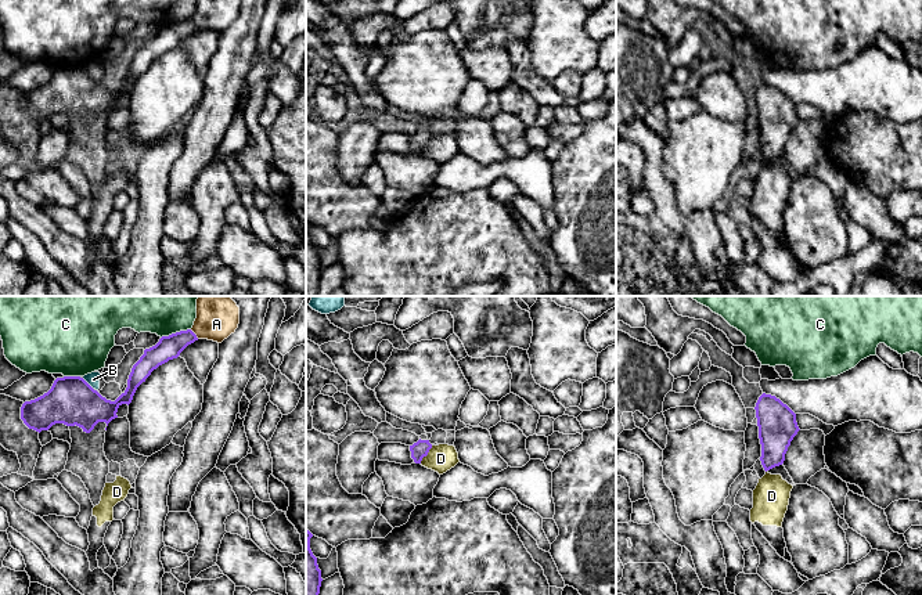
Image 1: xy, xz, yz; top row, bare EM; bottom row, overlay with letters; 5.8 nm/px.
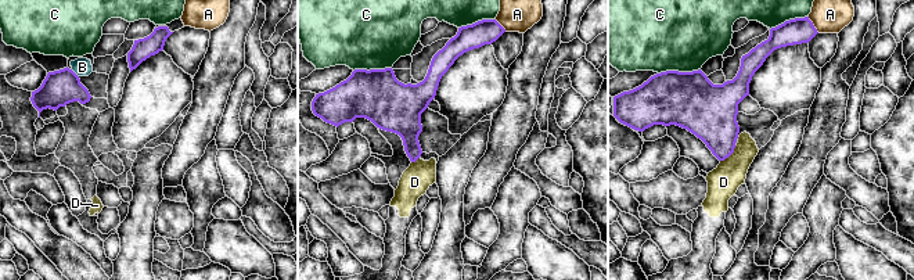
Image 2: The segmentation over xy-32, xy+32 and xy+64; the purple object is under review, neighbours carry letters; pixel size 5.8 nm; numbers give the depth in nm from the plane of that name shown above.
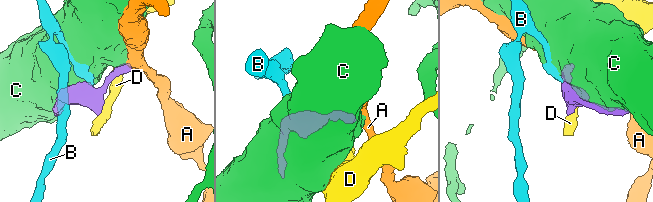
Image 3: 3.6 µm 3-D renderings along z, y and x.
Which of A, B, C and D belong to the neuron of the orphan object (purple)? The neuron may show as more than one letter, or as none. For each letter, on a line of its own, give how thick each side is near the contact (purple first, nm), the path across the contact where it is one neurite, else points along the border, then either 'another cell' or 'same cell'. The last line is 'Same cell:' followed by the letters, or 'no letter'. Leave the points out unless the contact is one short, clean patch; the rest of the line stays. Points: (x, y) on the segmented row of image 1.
A: 140/260 nm | along xy (190, 330), (198, 338) | another cell
B: 280/80 nm | along xy (82, 378), (93, 389) | another cell
C: 140/440 nm | another cell
D: 100/160 nm | along xz (432, 446), (420, 462) | another cell
Same cell: no letter

